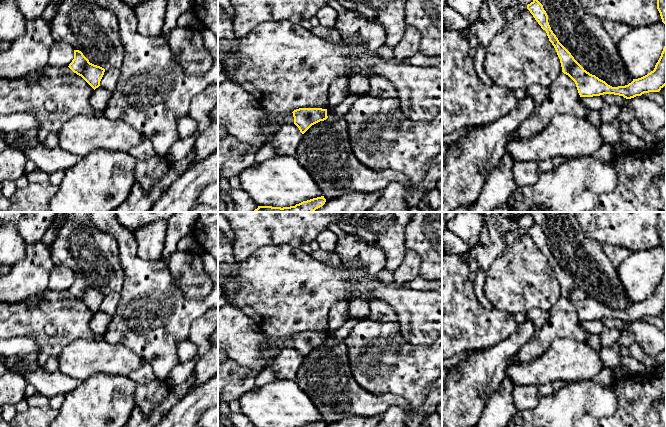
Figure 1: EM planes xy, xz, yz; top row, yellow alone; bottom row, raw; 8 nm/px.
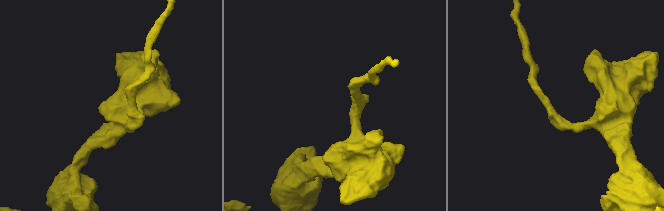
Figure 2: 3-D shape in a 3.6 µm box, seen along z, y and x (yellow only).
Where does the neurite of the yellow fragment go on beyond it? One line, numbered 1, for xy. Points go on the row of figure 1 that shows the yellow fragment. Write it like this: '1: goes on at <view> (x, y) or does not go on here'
1: does not go on here

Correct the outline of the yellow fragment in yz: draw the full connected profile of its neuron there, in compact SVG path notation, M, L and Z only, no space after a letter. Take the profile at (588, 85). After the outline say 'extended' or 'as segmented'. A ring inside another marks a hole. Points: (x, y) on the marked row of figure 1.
M533 0L528 4L527 9L541 28L546 31L549 41L560 59L562 72L575 82L580 97L614 94L631 99L644 93L659 92L666 85L666 42L653 71L641 78L633 79L628 85L612 87L587 72L559 42L548 23L548 15L538 0Z; as segmented

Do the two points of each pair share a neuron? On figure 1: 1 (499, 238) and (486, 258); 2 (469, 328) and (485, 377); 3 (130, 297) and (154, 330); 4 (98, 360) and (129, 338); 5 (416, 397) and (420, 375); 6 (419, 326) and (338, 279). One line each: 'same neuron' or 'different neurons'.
1: same neuron
2: different neurons
3: same neuron
4: different neurons
5: same neuron
6: same neuron

